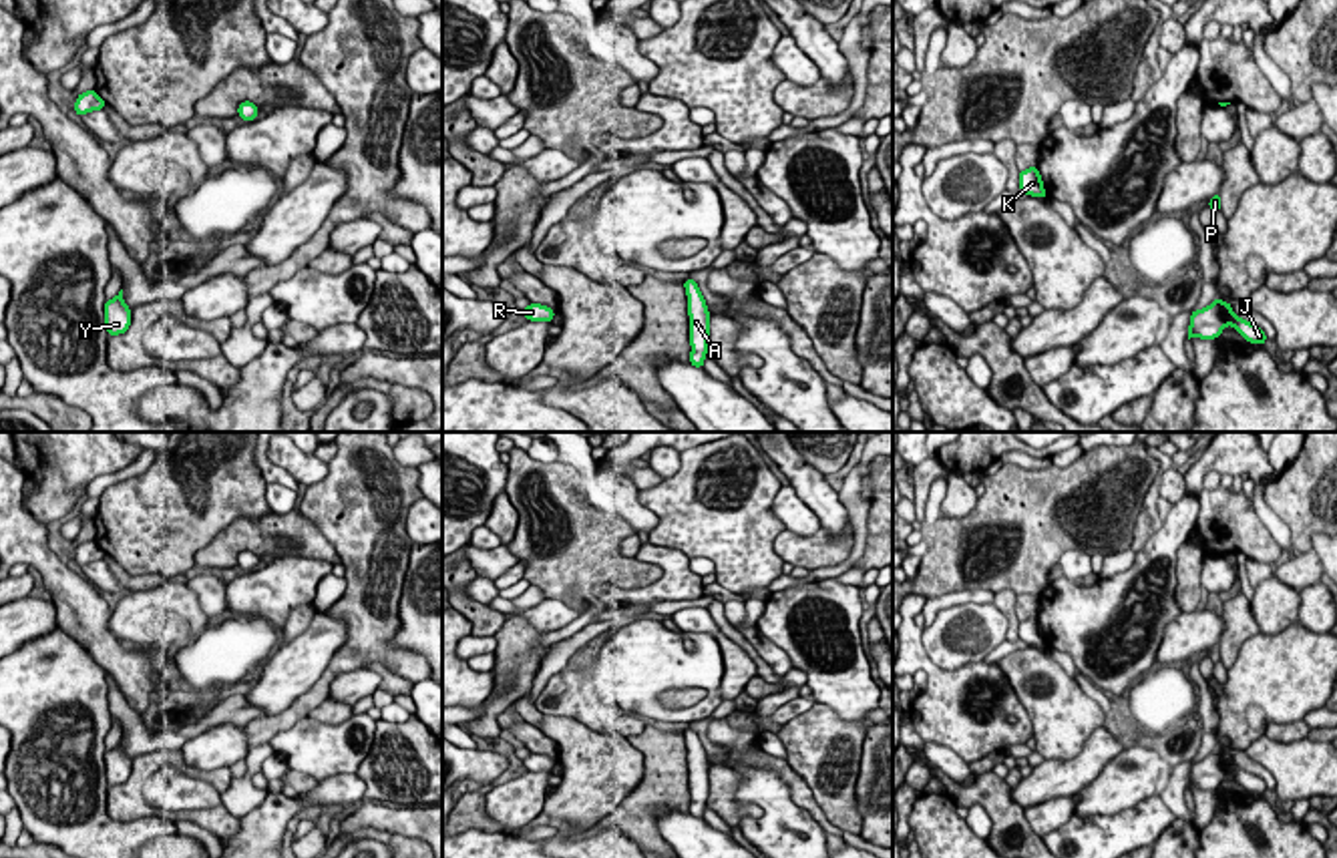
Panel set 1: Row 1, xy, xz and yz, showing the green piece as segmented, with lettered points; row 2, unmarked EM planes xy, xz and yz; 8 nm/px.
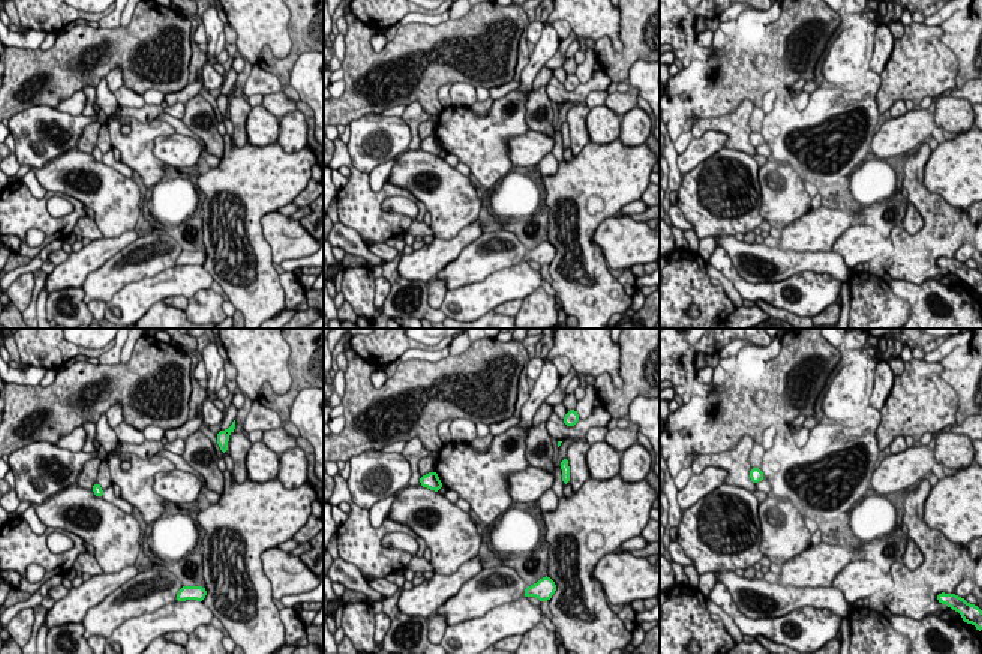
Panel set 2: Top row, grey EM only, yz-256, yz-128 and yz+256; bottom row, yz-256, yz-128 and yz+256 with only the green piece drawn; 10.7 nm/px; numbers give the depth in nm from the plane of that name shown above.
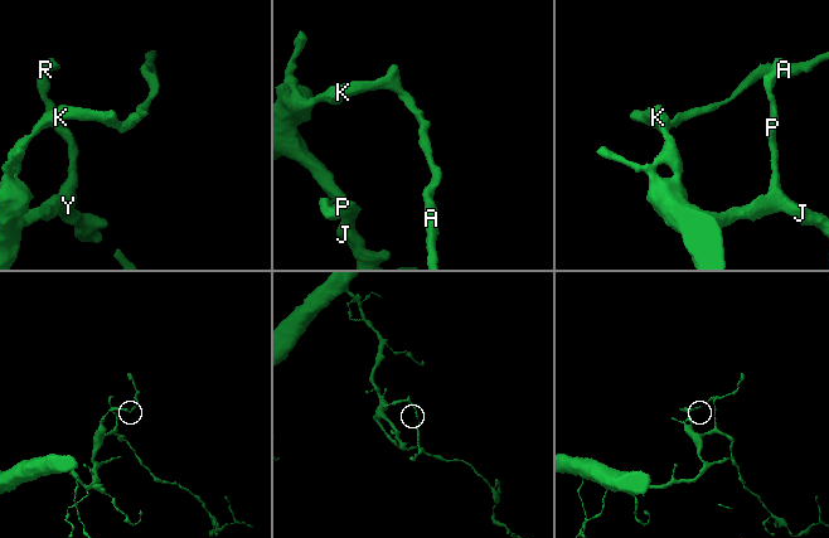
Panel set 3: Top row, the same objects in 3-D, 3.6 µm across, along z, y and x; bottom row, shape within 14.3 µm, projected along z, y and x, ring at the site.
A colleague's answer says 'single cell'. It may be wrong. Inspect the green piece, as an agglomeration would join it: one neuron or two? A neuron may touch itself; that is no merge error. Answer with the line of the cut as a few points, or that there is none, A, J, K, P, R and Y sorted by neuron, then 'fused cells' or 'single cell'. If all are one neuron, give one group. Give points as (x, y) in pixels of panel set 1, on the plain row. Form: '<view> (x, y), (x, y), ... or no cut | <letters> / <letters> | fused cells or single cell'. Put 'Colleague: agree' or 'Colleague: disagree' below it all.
no cut | A J K P R Y | single cell
Colleague: agree

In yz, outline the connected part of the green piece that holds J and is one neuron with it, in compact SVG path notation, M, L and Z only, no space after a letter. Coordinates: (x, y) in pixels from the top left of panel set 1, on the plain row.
M1216 747L1210 756L1204 760L1194 760L1190 766L1190 776L1188 776L1188 790L1192 786L1200 790L1216 790L1226 776L1232 776L1238 786L1243 786L1249 794L1261 794L1265 796L1267 784L1251 774L1238 768L1228 752L1222 752Z

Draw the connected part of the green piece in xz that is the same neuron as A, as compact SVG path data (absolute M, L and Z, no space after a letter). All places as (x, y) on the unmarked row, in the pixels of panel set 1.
M694 727L684 731L686 745L688 745L688 766L690 766L690 814L696 818L704 818L704 810L708 804L710 792L710 764L706 749L696 733Z

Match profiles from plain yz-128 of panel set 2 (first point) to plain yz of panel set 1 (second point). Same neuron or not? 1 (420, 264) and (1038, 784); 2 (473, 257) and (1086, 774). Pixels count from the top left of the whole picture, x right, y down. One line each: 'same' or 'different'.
1: same
2: different

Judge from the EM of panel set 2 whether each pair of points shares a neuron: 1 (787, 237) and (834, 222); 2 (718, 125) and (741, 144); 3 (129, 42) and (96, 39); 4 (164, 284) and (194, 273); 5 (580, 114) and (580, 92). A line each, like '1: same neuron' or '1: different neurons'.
1: same neuron
2: same neuron
3: same neuron
4: same neuron
5: different neurons

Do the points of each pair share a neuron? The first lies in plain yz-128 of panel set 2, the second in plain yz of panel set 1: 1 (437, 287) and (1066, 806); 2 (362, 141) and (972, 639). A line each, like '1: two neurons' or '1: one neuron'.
1: one neuron
2: one neuron

